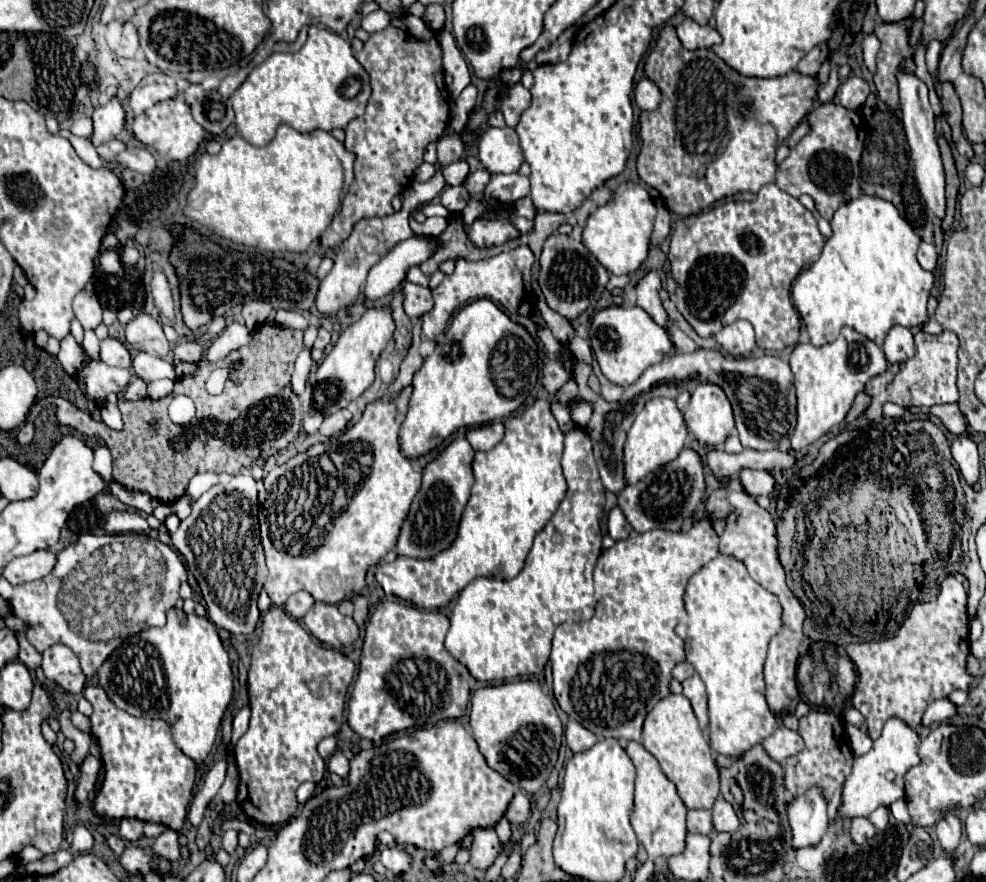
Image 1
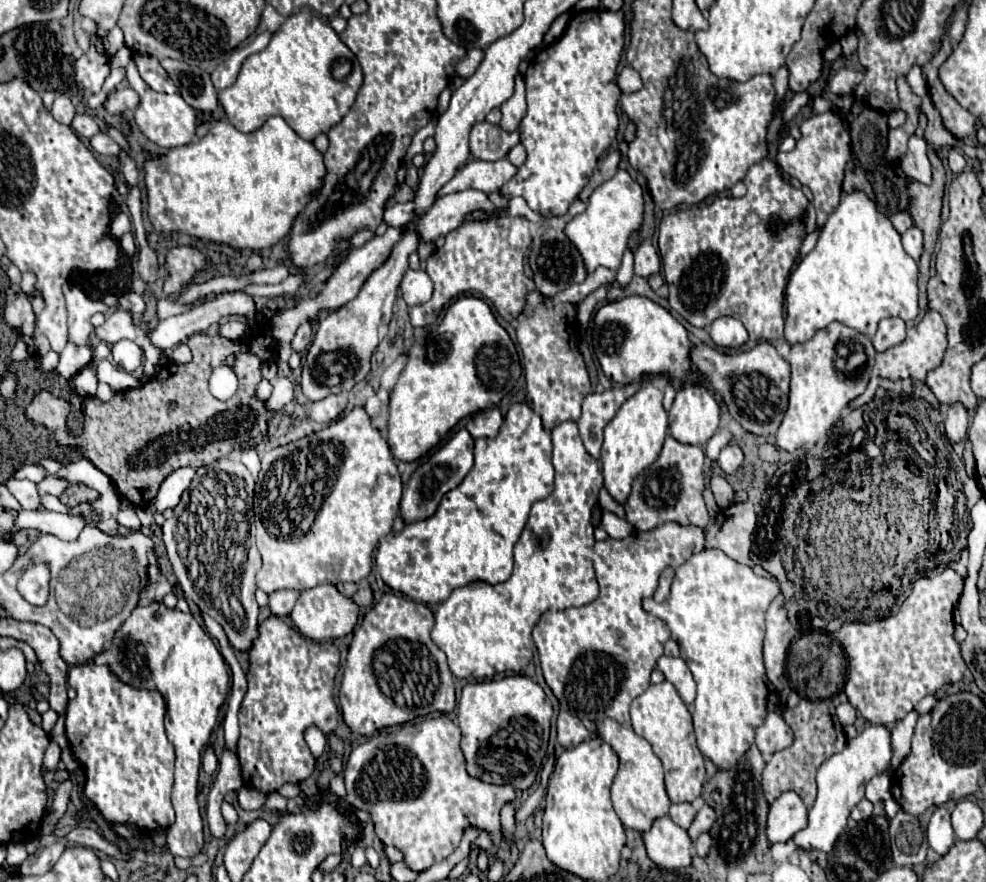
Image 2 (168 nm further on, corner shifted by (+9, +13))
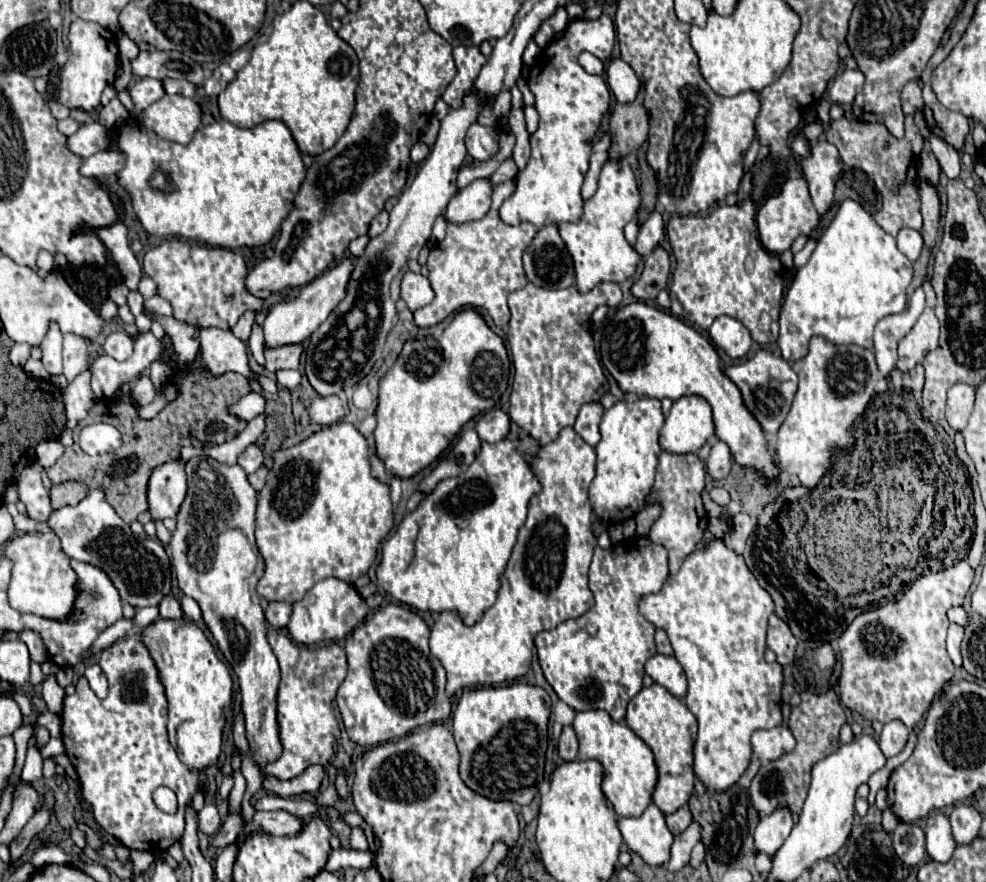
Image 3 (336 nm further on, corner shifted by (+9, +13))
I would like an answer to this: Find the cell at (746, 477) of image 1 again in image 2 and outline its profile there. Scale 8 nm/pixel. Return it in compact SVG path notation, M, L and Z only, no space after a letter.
M726 445L718 457L718 465L724 473L734 473L742 465L742 451L738 445Z

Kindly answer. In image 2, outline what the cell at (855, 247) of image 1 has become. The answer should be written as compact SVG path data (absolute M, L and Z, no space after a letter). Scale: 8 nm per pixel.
M864 191L844 193L840 205L828 217L816 247L800 259L786 285L786 327L788 343L804 343L818 329L840 321L874 337L880 319L902 317L912 321L918 315L918 263L904 251L902 237L892 221L878 211Z

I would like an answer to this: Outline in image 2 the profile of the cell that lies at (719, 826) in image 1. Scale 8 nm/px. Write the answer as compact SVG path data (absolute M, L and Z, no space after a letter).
M704 803L702 809L698 811L694 823L688 827L688 835L690 835L690 839L696 841L696 837L698 837L700 833L710 831L710 827L714 825L714 821L716 821L716 811L714 811L714 807L710 807L708 803Z

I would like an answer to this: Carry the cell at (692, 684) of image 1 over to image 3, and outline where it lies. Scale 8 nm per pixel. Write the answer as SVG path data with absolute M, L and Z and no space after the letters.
M654 655L646 661L646 673L666 687L674 697L684 699L688 683L684 679L684 669L676 661L676 657L666 657L666 655Z

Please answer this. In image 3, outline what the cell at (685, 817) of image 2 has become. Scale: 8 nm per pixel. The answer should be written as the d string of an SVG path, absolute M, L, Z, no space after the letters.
M680 807L676 813L672 813L672 815L666 817L666 825L668 825L668 829L672 831L674 837L680 835L680 833L684 833L690 823L692 823L692 815L690 815L688 807Z

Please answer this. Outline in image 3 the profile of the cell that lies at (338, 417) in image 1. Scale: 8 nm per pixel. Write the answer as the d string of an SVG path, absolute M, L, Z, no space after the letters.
M342 395L330 397L316 397L310 407L310 419L318 425L332 425L338 423L348 413L348 403Z

